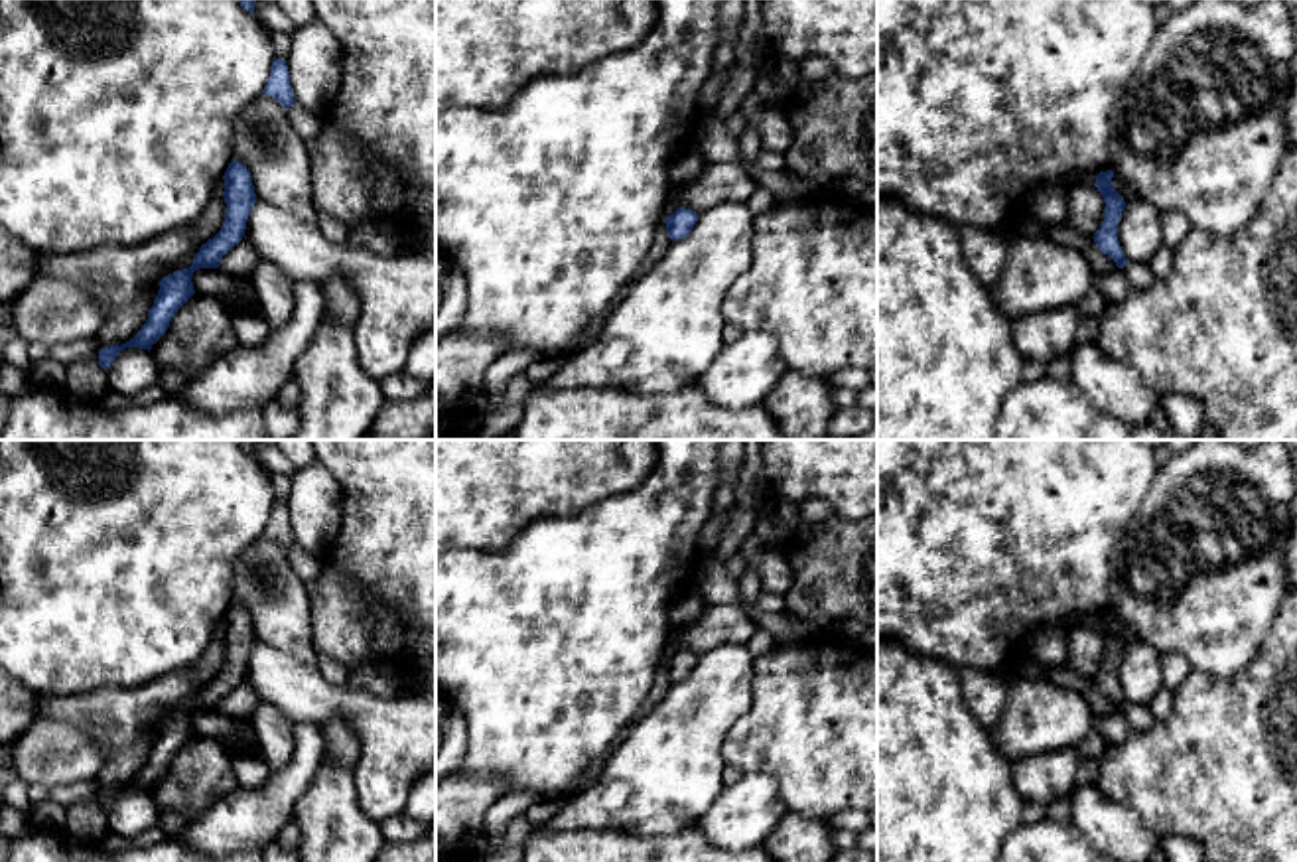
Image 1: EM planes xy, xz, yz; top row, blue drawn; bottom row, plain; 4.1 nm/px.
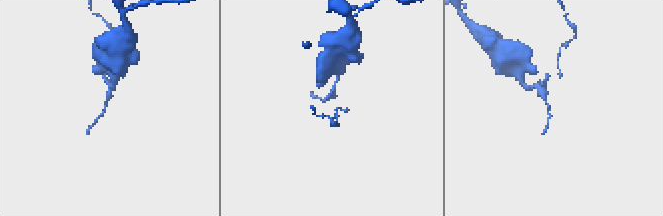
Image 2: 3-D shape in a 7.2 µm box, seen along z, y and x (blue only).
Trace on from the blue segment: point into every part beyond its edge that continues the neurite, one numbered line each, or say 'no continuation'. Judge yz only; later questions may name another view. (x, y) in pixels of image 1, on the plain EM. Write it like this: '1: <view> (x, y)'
no continuation

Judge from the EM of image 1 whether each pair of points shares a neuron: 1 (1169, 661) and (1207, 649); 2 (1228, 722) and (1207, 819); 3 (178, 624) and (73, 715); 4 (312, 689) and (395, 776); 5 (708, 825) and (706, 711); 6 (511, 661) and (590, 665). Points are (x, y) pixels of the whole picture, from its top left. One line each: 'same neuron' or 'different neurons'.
1: different neurons
2: same neuron
3: different neurons
4: same neuron
5: different neurons
6: same neuron

